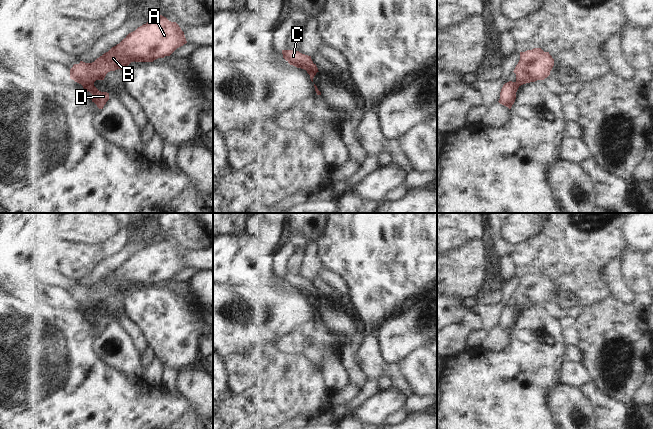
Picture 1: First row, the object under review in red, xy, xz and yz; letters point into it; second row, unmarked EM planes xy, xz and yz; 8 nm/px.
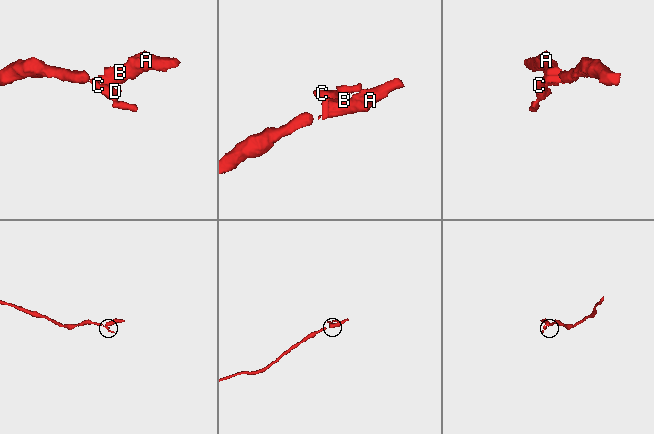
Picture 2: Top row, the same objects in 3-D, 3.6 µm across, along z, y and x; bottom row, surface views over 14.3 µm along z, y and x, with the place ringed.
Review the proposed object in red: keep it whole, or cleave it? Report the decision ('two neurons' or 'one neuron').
two neurons

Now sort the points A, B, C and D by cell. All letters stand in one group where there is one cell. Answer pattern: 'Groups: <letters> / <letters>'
Groups: A B / C D.

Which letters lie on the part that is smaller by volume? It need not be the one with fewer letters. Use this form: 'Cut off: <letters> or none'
Cut off: C, D.

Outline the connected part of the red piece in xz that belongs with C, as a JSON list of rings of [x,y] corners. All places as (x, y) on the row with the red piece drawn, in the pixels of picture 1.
[[[282,50],[283,58],[297,68],[319,72],[316,64],[313,63],[311,56],[300,53],[296,50]]]

